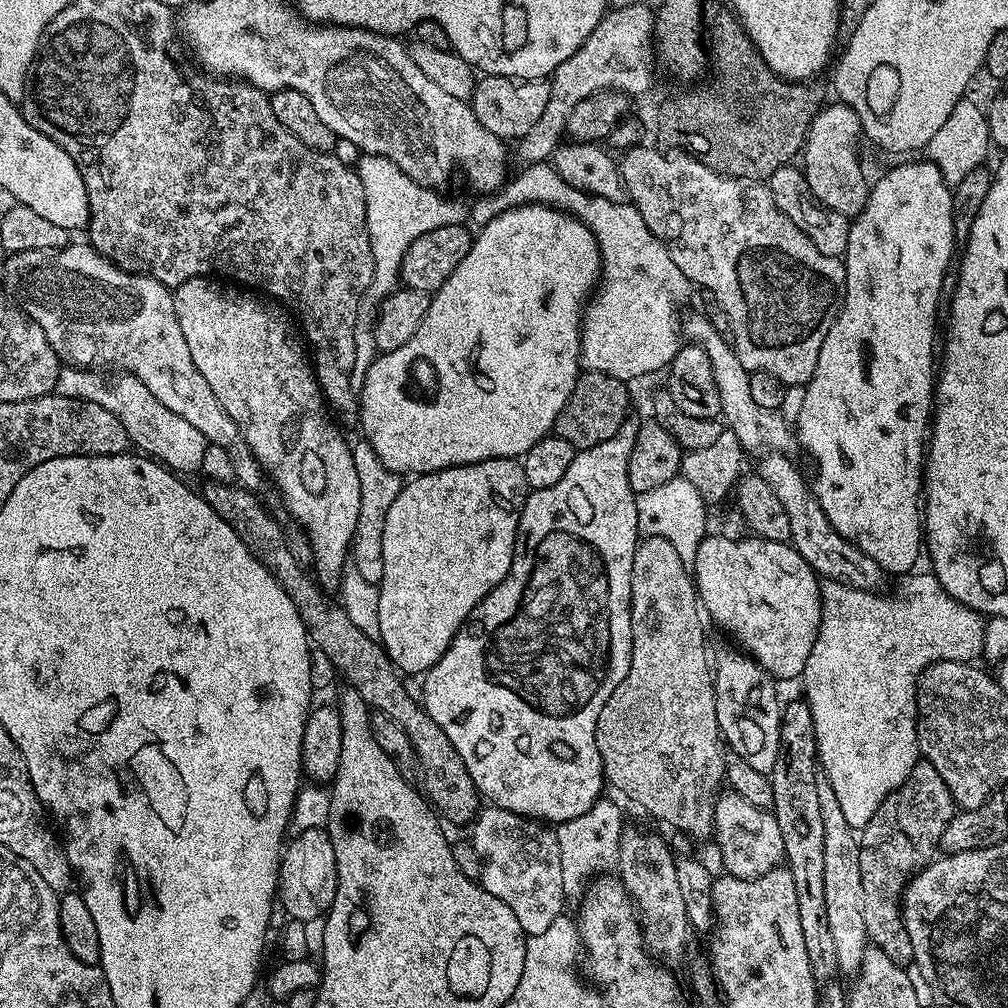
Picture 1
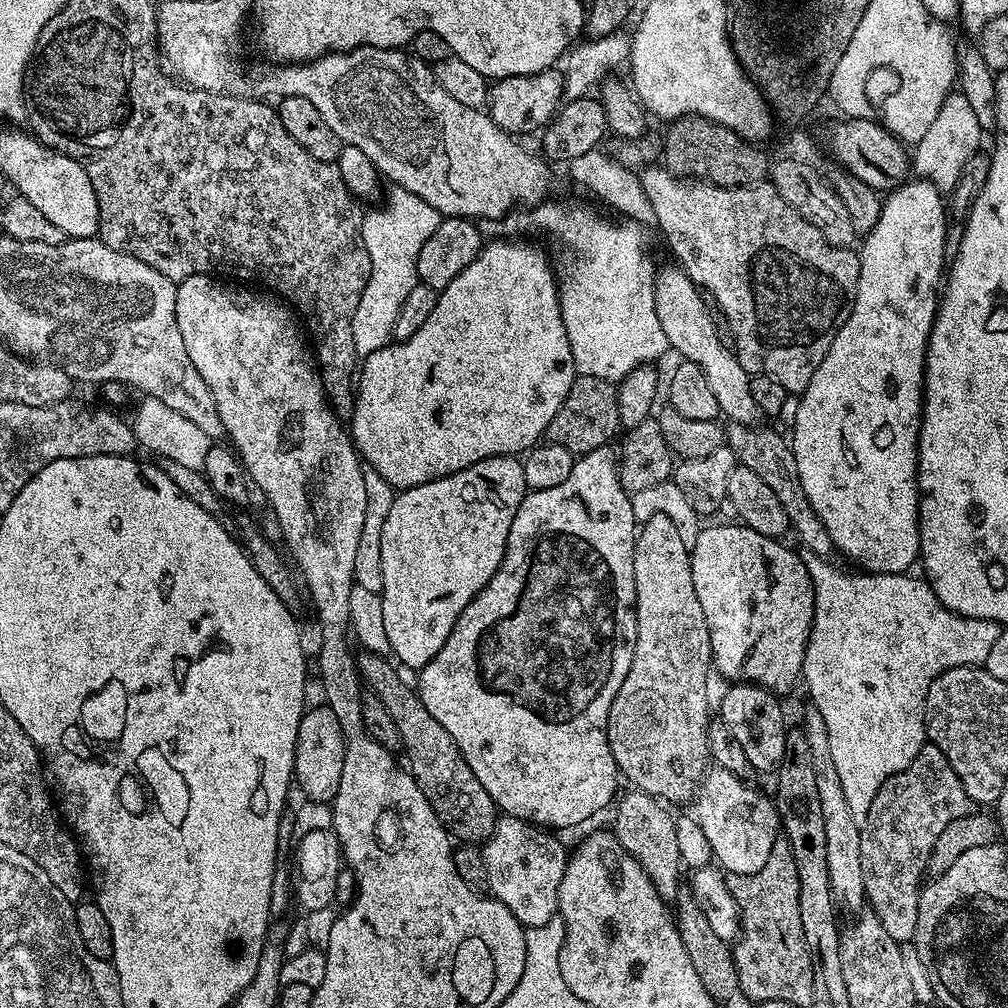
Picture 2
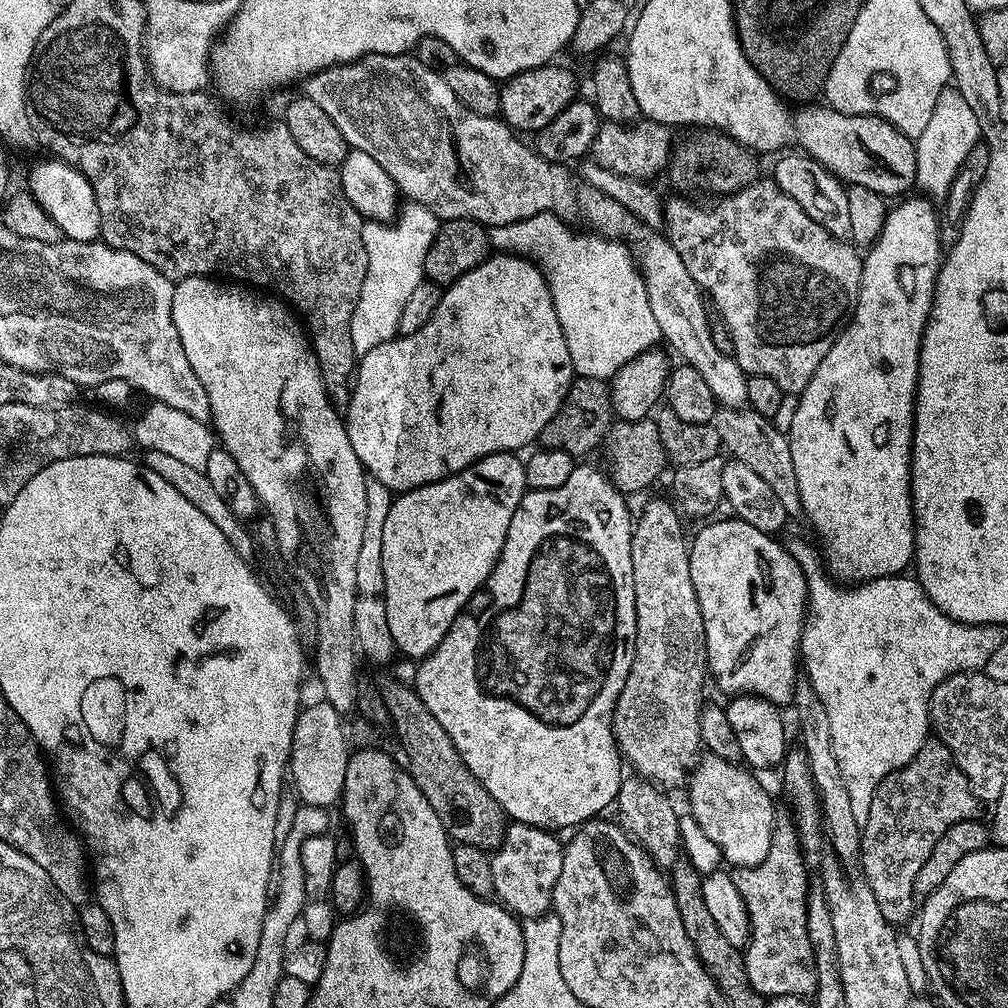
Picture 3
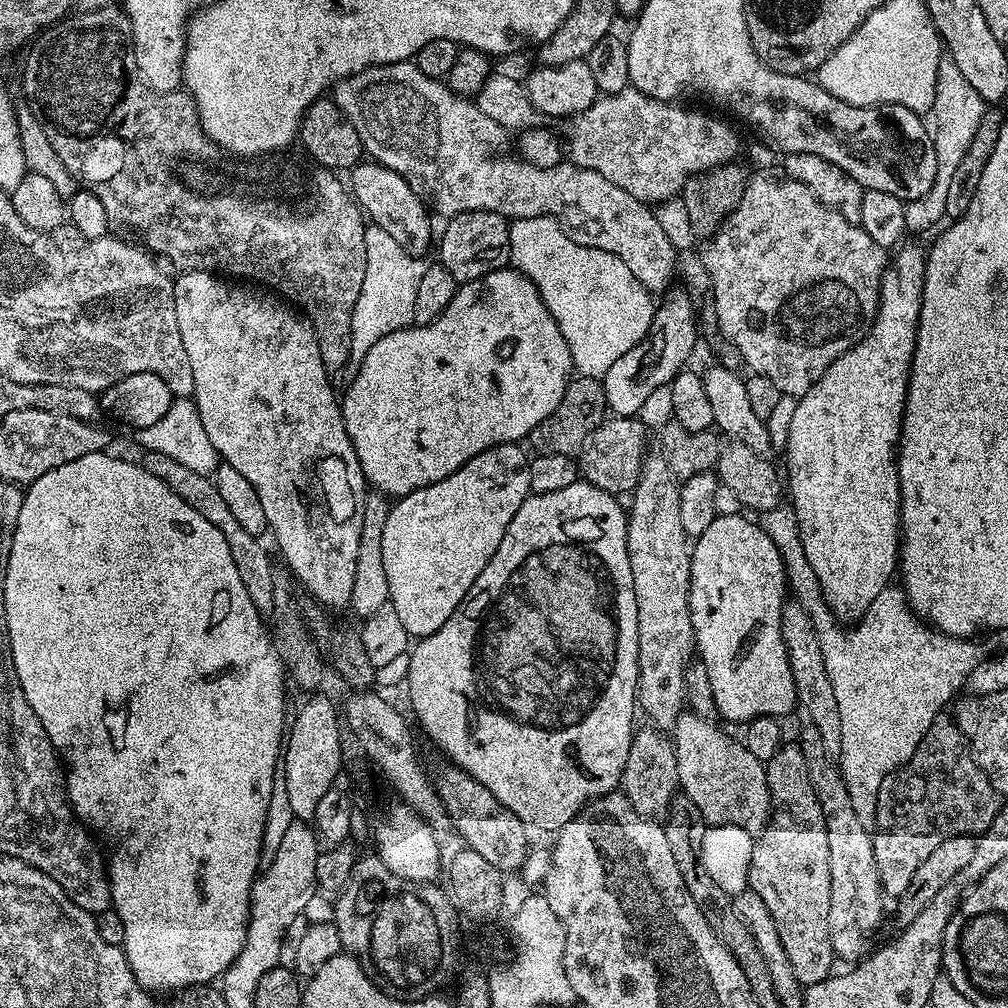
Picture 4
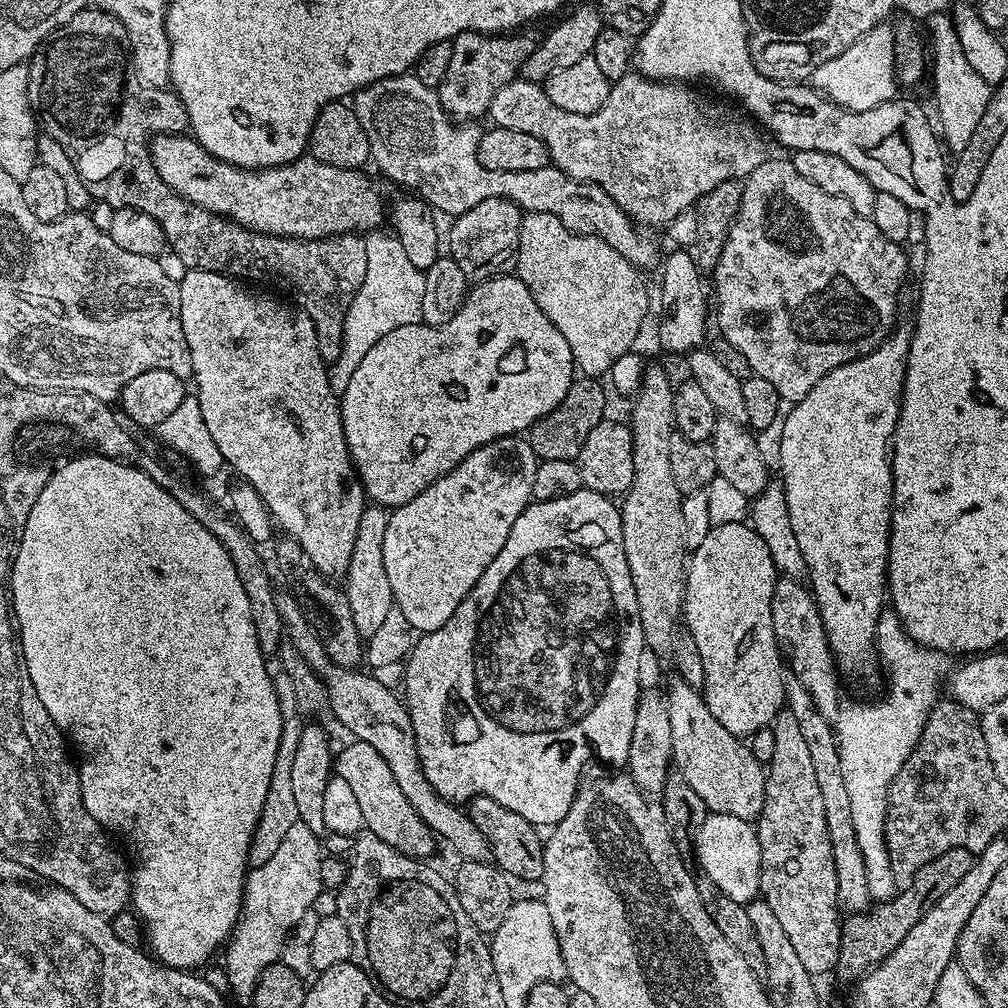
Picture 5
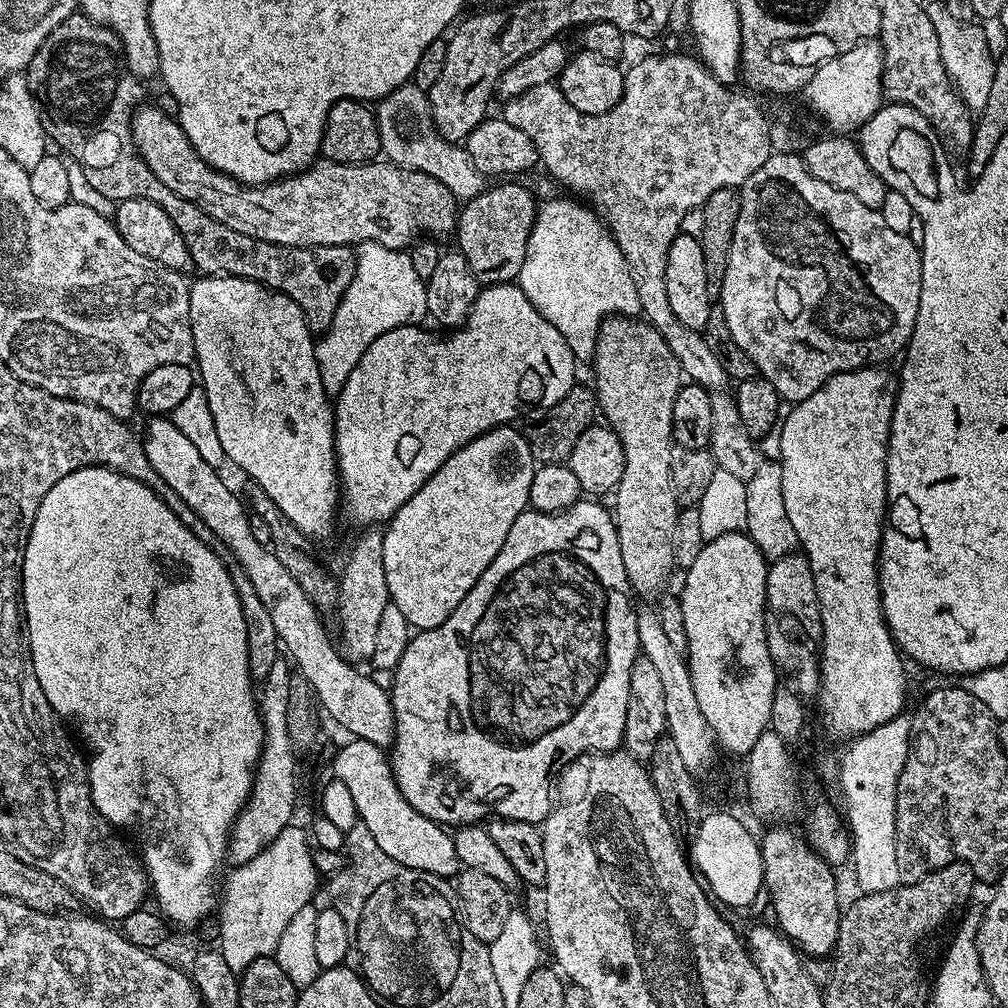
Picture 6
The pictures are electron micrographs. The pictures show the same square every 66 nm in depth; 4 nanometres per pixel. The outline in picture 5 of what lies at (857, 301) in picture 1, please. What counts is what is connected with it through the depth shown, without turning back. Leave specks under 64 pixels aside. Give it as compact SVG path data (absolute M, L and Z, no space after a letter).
M903 326L897 327L878 345L875 350L865 356L859 356L856 360L846 362L822 382L806 394L806 398L795 401L790 416L786 419L786 426L782 433L781 466L778 471L779 479L784 486L786 494L786 506L790 510L790 526L794 526L794 538L798 538L798 550L802 550L802 558L806 569L807 579L812 579L810 591L813 599L816 600L817 608L822 618L822 626L825 627L825 637L828 645L835 657L841 673L861 672L862 675L868 675L878 666L878 653L876 651L876 631L880 621L880 613L886 608L886 589L888 587L888 543L892 533L892 466L890 463L890 445L892 435L896 433L896 423L900 413L900 399L904 393L904 375L908 365L908 347L912 341L909 329Z

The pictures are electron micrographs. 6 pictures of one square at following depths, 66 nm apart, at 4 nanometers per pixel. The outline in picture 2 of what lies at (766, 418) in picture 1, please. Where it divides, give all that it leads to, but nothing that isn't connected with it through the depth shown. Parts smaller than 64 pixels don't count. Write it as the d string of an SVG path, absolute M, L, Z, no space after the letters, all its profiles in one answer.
M663 270L656 273L656 293L654 294L654 308L658 310L658 320L662 322L662 334L666 334L668 339L669 349L674 353L677 352L677 357L694 362L698 366L698 370L702 370L702 374L706 374L706 383L711 387L715 400L718 401L720 407L720 416L726 418L734 424L752 424L757 419L758 413L754 406L754 398L750 398L750 374L742 366L742 362L737 358L735 351L729 345L722 342L722 338L718 338L718 330L712 321L712 315L708 312L708 307L704 301L704 292L694 283L685 272L682 270L675 270L676 272L663 272Z

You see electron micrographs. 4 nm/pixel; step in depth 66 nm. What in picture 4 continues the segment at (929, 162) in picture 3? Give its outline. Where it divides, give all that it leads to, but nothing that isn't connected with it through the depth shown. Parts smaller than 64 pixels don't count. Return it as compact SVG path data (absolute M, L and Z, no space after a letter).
M949 58L941 59L930 113L931 119L936 119L936 128L934 124L934 131L931 133L932 149L936 155L936 177L934 186L925 196L905 203L906 229L909 233L928 232L939 220L945 219L946 194L950 191L950 178L954 178L954 170L958 170L962 158L966 158L966 149L978 131L978 122L982 122L985 111L985 100L970 83L966 82L965 75L958 70L955 62Z

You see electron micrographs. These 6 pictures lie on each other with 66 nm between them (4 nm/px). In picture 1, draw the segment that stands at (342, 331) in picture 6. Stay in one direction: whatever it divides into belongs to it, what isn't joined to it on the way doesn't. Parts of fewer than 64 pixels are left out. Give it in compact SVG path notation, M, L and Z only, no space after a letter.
M361 155L358 161L358 171L362 190L366 198L366 226L370 234L370 250L374 254L374 278L366 290L364 300L360 304L360 317L356 320L354 330L354 346L356 347L356 367L363 370L369 368L377 355L376 343L372 326L374 313L380 303L397 291L401 283L400 267L404 261L406 250L410 250L410 242L426 230L434 230L447 224L464 224L468 212L460 200L450 197L440 197L435 188L427 188L414 182L398 166L381 156Z

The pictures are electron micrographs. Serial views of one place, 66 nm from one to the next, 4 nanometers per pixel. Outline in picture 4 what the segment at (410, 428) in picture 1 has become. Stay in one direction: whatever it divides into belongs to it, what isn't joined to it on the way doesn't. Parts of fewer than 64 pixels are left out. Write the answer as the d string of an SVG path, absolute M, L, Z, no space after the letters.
M505 266L488 272L478 280L470 280L461 283L457 287L450 306L436 320L429 324L416 324L398 330L394 334L386 334L379 342L370 346L370 354L362 358L362 366L358 374L347 385L348 393L342 396L342 411L344 414L344 425L346 434L350 434L350 442L354 446L354 454L358 454L358 462L364 471L364 479L375 491L384 493L389 498L408 496L414 490L430 486L434 482L442 482L454 470L458 470L470 458L482 454L482 450L490 450L499 444L514 444L523 441L562 402L562 394L566 390L568 381L573 375L574 369L570 350L566 346L566 338L562 338L562 330L558 330L558 322L546 310L534 282L523 276L519 270Z

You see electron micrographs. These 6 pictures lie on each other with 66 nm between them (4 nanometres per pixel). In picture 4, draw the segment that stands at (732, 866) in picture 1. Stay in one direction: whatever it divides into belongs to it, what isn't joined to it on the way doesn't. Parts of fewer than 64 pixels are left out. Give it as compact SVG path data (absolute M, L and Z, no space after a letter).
M691 710L681 711L670 729L676 748L678 788L694 802L699 819L705 825L733 824L753 834L768 823L772 799L768 793L765 761L754 758L739 739L727 736L711 720Z

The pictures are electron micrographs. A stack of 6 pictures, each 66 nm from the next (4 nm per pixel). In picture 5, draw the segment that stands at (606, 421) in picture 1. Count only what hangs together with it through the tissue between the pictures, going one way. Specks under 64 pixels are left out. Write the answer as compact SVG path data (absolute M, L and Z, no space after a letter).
M576 378L566 390L562 402L550 410L538 422L528 427L526 439L530 450L534 450L537 461L541 460L575 460L582 450L582 442L590 435L590 430L598 426L600 420L605 419L604 388L596 378Z

